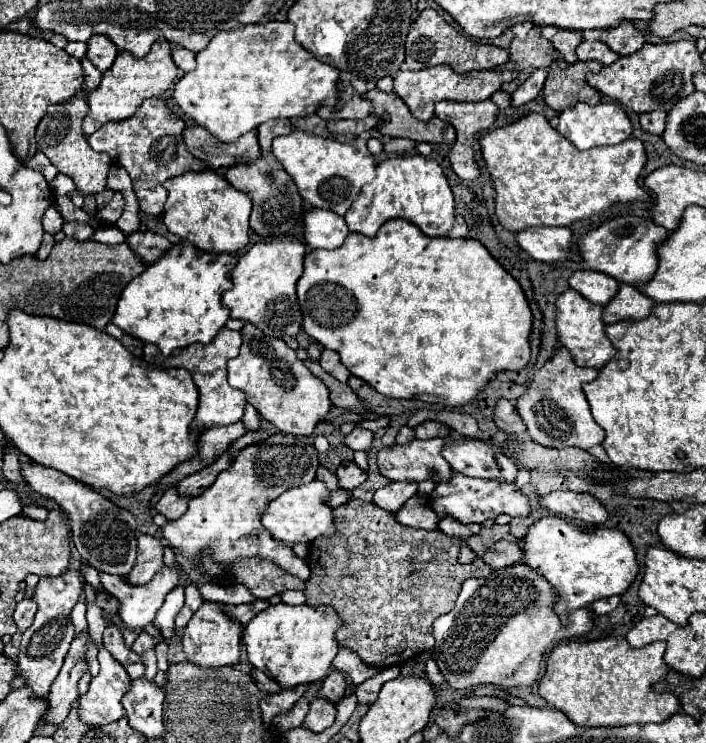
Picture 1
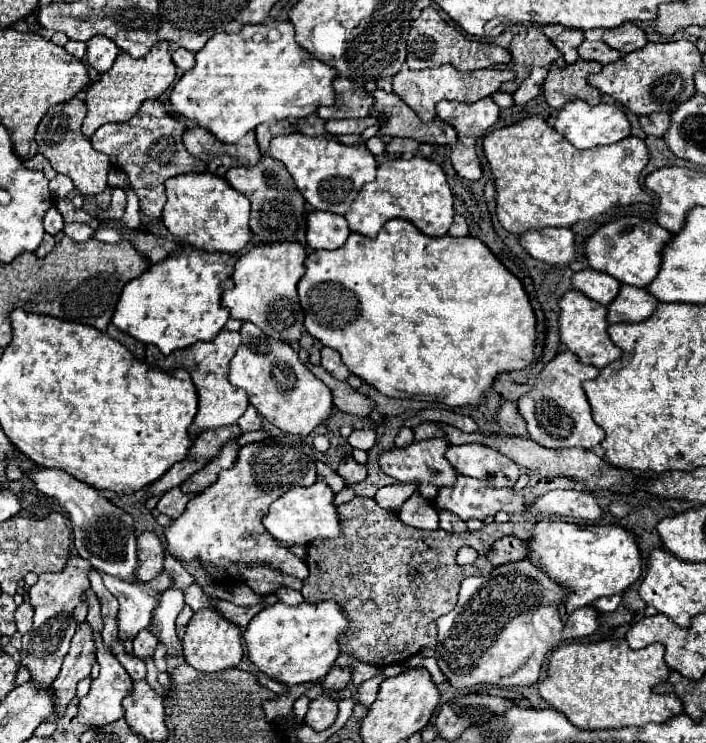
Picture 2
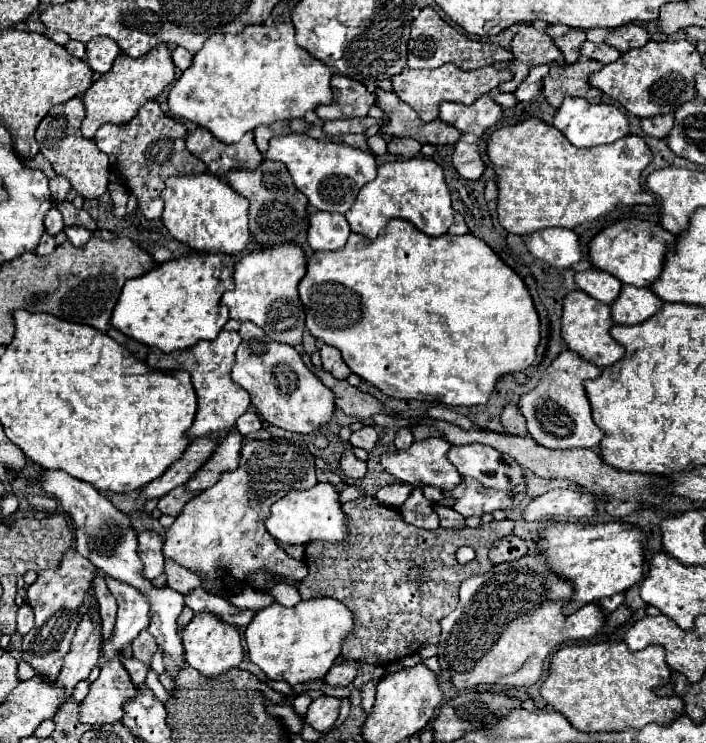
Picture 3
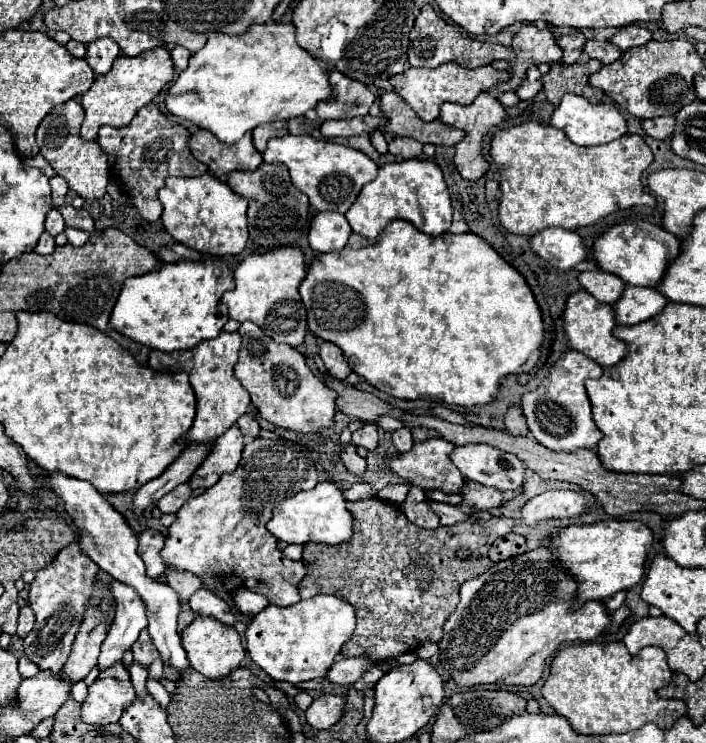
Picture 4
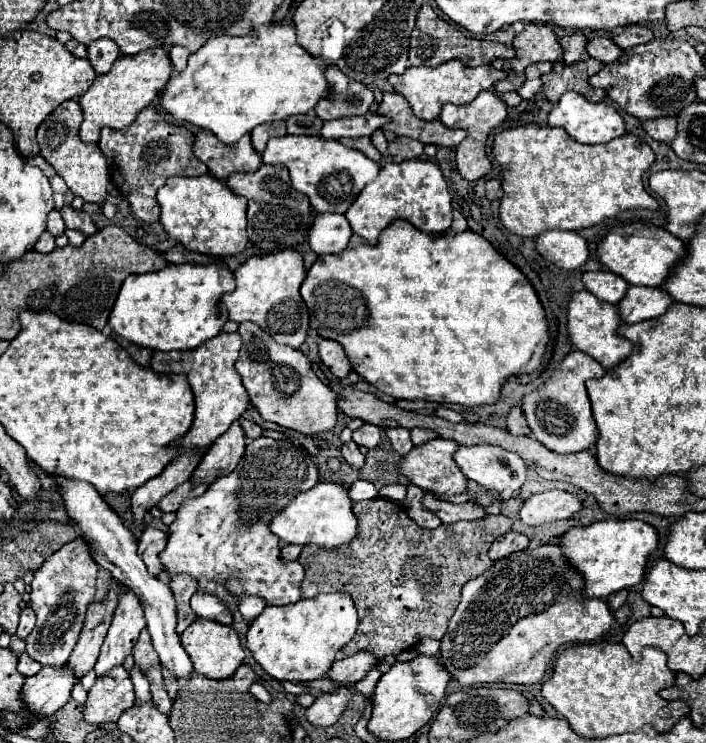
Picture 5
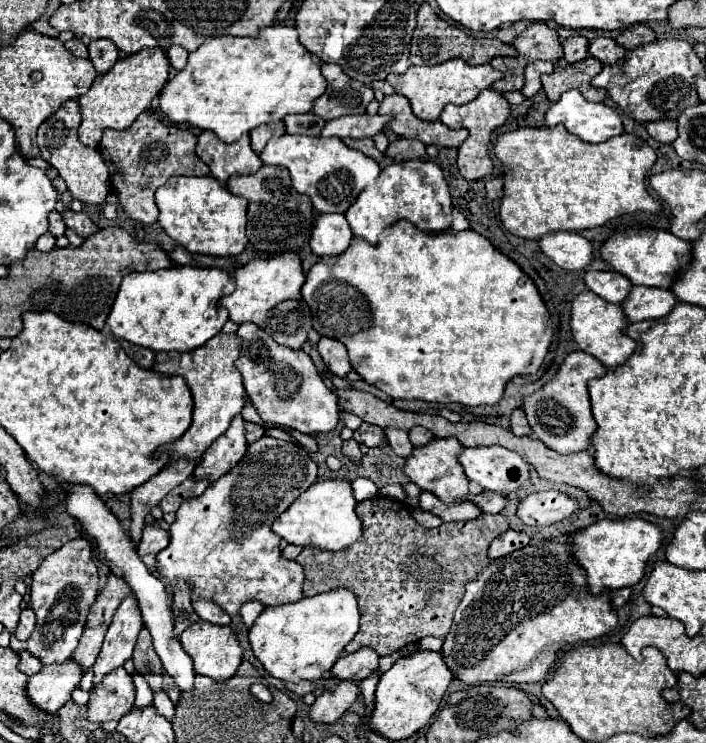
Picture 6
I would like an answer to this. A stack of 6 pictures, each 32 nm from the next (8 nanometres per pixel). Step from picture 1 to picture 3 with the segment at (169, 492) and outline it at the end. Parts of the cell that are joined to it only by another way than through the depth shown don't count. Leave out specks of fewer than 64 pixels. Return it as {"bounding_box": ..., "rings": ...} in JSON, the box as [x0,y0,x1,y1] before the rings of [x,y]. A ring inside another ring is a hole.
{"bounding_box":[158,486,196,518],"rings":[[[184,486],[172,488],[164,498],[158,500],[158,510],[160,510],[162,514],[170,514],[170,516],[176,518],[176,516],[182,512],[184,504],[186,504],[190,498],[194,498],[194,496],[196,496],[196,492],[188,492],[188,490],[184,490]]]}

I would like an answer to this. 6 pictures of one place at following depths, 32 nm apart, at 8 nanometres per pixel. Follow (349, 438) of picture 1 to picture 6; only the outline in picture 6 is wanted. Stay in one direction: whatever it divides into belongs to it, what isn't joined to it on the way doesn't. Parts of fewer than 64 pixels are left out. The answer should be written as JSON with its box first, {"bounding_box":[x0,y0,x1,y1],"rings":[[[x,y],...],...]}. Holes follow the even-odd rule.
{"bounding_box":[354,424,384,448],"rings":[[[362,424],[358,430],[354,430],[354,440],[358,444],[366,444],[368,448],[374,448],[382,442],[382,436],[384,436],[384,430],[380,426],[374,426],[374,424]]]}

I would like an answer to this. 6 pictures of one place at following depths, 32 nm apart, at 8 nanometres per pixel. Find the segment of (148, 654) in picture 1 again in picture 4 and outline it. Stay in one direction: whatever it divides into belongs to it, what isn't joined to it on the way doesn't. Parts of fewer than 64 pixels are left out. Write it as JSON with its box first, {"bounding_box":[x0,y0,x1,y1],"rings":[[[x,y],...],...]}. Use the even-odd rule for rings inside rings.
{"bounding_box":[146,676,170,708],"rings":[[[148,676],[146,686],[148,686],[148,692],[158,700],[158,704],[160,704],[162,708],[166,708],[168,702],[170,702],[170,694],[166,692],[166,688],[164,688],[164,686],[154,678],[154,676]]]}

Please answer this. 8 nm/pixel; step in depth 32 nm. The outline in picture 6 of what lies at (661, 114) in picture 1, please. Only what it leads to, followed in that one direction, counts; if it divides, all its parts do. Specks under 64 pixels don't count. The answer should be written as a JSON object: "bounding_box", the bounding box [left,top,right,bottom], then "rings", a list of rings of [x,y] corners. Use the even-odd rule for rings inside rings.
{"bounding_box":[644,120,678,144],"rings":[[[654,120],[654,122],[648,122],[644,124],[648,134],[658,140],[658,142],[664,142],[664,144],[672,144],[678,136],[676,132],[676,120]]]}

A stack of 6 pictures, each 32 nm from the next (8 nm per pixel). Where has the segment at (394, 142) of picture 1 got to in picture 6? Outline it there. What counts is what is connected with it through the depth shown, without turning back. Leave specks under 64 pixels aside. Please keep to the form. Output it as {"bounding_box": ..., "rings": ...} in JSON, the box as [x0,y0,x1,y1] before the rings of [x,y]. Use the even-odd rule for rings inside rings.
{"bounding_box":[386,138,424,162],"rings":[[[398,138],[394,142],[390,142],[386,154],[390,158],[394,158],[396,162],[404,162],[404,160],[414,160],[414,158],[424,158],[424,144],[420,140],[408,140],[408,138]]]}

